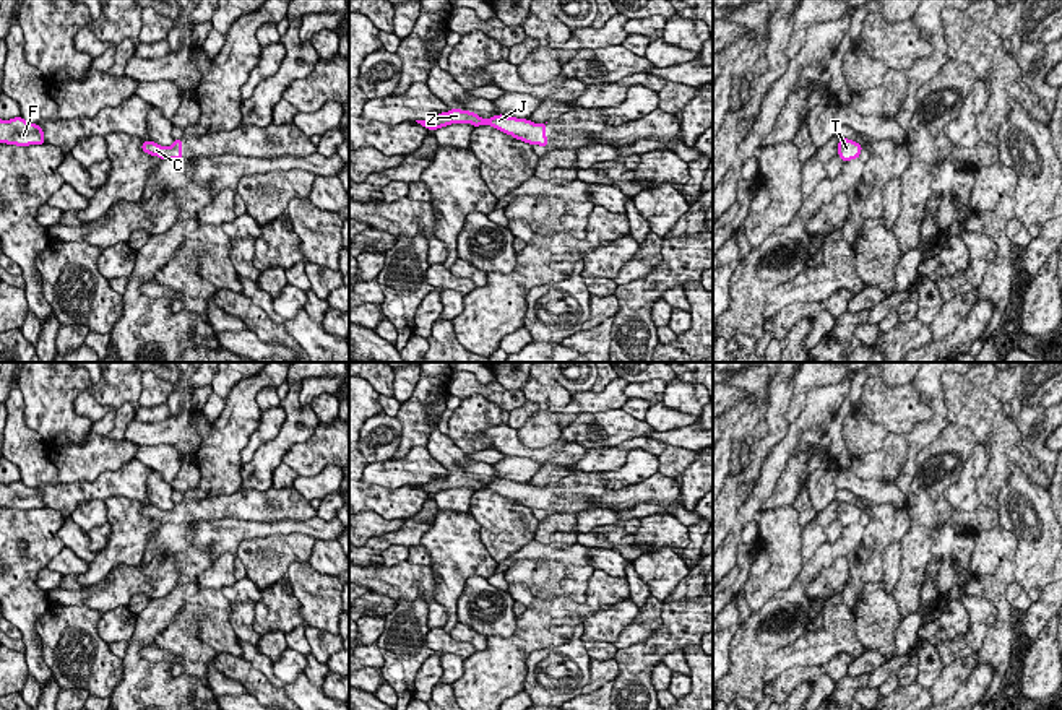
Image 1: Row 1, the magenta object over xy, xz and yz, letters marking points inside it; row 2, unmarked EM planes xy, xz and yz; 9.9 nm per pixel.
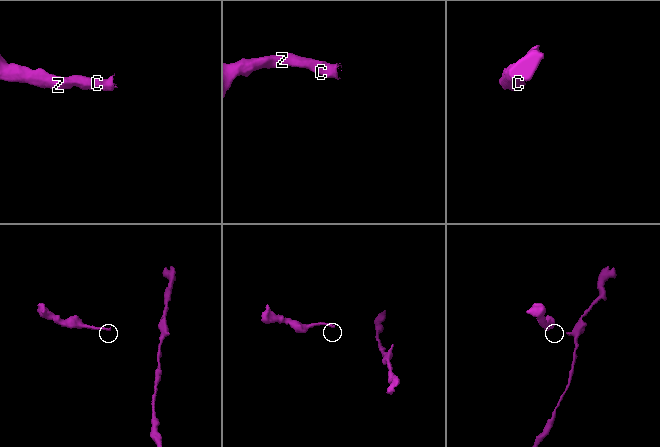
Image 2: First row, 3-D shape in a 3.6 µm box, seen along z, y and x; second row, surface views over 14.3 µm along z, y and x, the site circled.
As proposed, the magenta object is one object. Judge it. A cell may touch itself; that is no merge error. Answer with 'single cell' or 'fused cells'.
single cell

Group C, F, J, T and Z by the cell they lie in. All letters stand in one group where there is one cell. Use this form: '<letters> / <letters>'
C F J T Z

